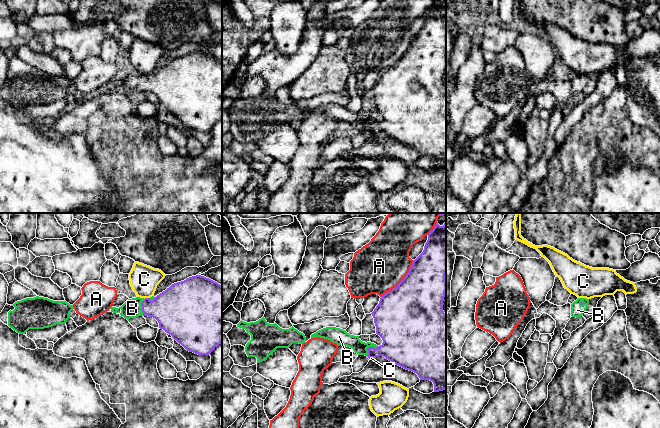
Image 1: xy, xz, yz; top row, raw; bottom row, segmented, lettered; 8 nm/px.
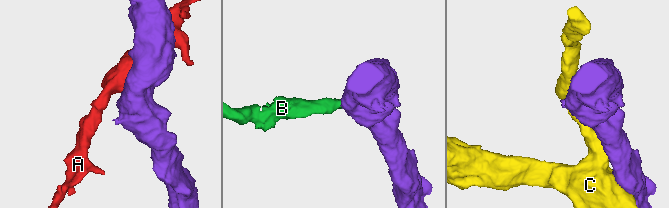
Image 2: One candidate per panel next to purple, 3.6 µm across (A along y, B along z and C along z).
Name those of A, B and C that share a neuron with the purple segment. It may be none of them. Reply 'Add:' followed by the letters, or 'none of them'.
Add: B

